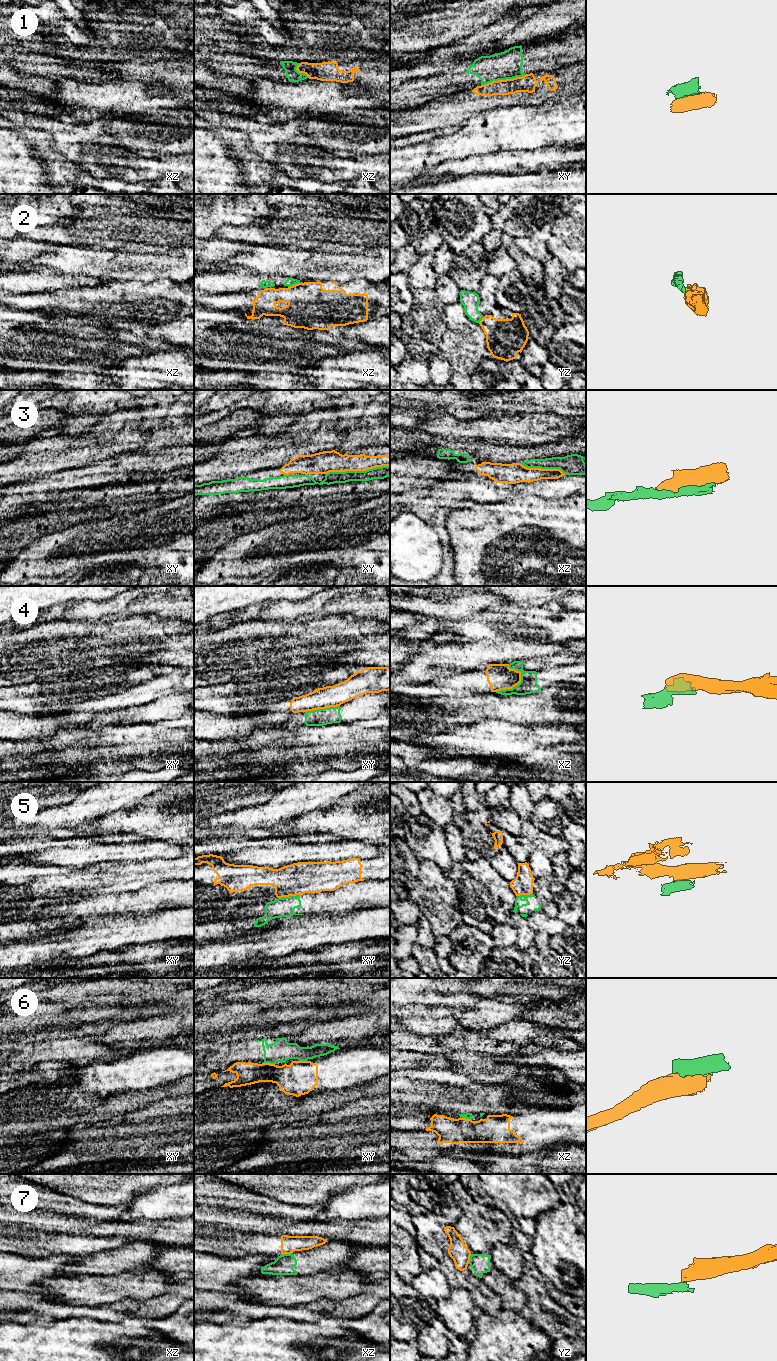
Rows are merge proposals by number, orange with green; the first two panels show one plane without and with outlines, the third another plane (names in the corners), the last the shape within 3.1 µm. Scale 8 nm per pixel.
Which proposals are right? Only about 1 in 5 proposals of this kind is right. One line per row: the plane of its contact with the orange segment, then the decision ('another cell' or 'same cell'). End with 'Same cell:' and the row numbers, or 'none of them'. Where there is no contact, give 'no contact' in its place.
1: contact in xy; another cell
2: contact in xz; another cell
3: contact in xy; same cell
4: contact in xz; another cell
5: contact in xy; another cell
6: contact in xy; another cell
7: contact in xz; another cell
Same cell: 3

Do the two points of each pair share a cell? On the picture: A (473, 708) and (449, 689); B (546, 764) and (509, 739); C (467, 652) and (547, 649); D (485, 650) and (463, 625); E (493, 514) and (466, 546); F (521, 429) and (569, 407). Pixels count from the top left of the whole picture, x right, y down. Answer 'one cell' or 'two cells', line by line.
A: two cells
B: two cells
C: one cell
D: two cells
E: one cell
F: two cells

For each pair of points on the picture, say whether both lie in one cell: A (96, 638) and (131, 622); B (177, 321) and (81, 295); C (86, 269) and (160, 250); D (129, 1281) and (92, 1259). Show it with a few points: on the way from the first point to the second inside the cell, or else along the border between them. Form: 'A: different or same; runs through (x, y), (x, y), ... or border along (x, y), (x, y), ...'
A: same; runs through (105, 637), (116, 637), (122, 631)
B: same; runs through (153, 308), (119, 308), (105, 305)
C: same; runs through (104, 270), (140, 270), (142, 268)
D: different; border along (121, 1272), (93, 1274)

